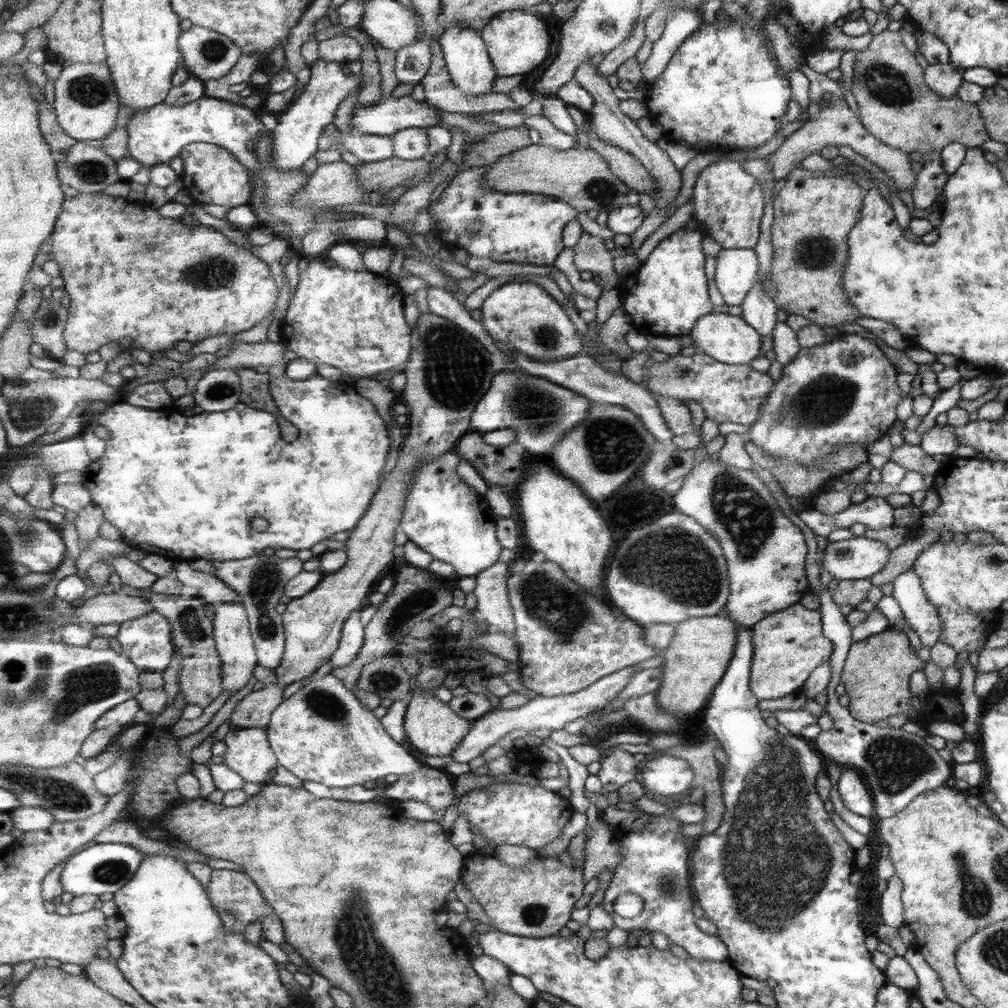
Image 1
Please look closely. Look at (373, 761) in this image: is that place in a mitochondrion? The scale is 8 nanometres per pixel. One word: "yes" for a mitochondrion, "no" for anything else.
yes

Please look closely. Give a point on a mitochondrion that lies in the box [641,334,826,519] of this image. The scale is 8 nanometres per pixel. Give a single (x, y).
(679, 372)

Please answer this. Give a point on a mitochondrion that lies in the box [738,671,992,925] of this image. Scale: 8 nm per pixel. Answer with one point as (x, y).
(896, 763)

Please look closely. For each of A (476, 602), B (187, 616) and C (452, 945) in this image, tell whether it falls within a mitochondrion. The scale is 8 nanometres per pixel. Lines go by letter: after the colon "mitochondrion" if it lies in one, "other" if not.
A: other
B: mitochondrion
C: other

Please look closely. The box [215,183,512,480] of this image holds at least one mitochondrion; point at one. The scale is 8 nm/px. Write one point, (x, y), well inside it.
(447, 353)

